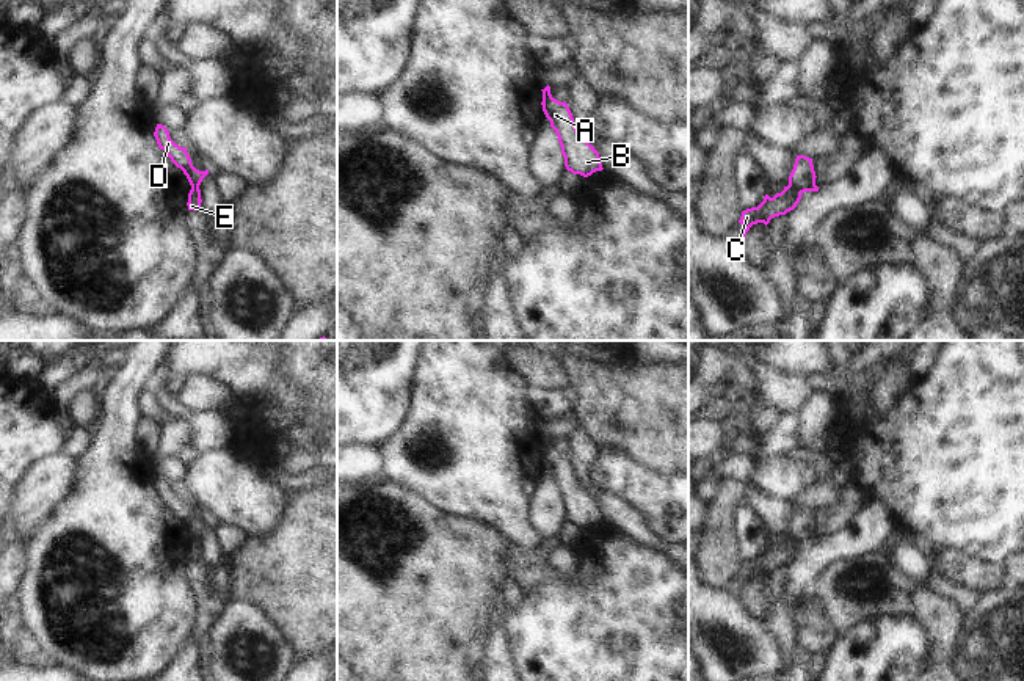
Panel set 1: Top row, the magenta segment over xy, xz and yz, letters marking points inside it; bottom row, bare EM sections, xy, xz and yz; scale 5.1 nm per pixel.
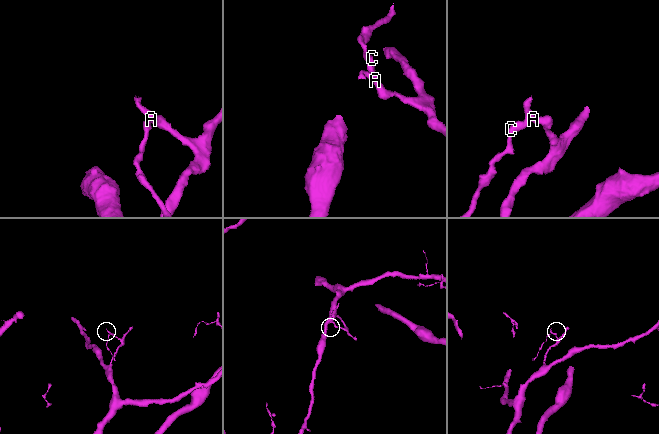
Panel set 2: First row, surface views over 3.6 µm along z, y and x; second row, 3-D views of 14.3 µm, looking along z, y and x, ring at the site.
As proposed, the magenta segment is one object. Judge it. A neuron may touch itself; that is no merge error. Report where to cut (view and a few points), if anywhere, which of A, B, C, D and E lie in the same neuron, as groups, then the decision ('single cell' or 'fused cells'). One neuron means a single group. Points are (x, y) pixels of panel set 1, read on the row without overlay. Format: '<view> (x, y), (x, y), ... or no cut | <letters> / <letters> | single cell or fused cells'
yz (789, 535), (800, 545) | A B D / C E | fused cells

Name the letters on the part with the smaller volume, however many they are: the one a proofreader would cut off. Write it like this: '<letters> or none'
C, E.

